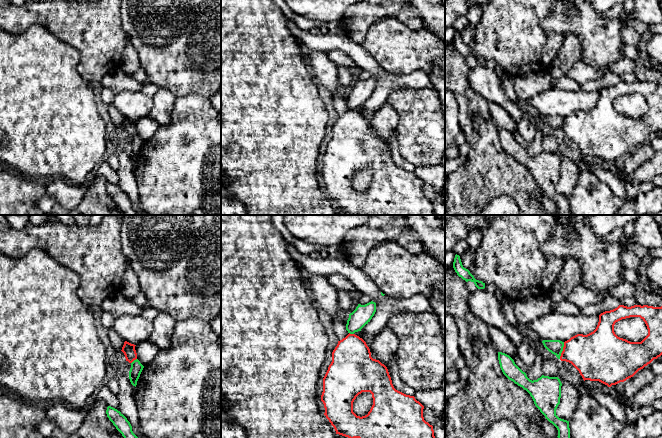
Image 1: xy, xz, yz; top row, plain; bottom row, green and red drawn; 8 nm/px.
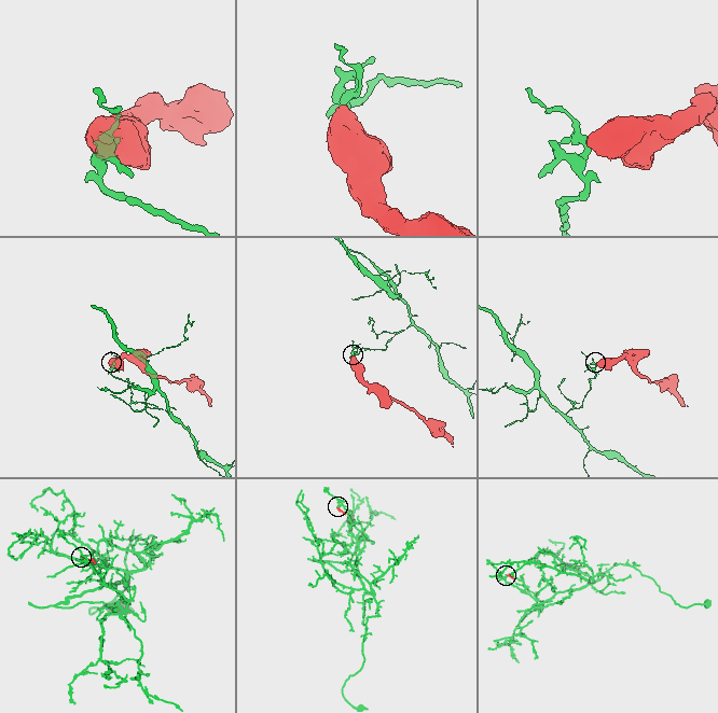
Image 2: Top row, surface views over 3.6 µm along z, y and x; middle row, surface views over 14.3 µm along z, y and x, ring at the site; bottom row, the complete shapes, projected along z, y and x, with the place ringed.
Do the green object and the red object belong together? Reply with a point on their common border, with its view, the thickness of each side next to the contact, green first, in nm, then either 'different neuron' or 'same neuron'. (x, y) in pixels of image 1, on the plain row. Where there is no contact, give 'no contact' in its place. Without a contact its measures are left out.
yz (562, 126) | 110/340 nm | different neuron

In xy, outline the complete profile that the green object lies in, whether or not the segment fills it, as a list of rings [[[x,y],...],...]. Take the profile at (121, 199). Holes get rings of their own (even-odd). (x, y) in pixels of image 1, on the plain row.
[[[108,182],[106,186],[107,193],[122,210],[124,215],[139,215],[132,207],[132,202],[127,194],[117,185]]]

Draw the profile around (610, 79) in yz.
[[[607,73],[603,78],[585,82],[580,86],[580,91],[593,92],[600,91],[605,87],[610,87],[621,81],[621,75]]]

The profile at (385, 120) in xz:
[[[385,103],[376,111],[371,119],[371,123],[378,136],[388,144],[398,126],[399,116],[391,106]]]

